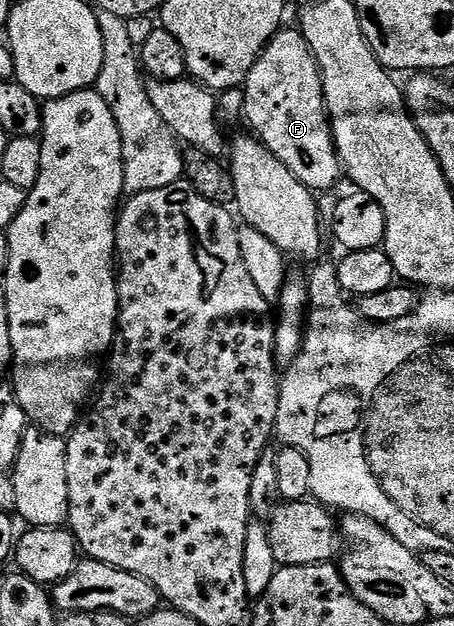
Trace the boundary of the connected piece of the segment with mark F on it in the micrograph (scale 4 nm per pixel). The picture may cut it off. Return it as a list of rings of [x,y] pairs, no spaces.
[[[281,28],[268,41],[243,83],[243,120],[252,124],[251,132],[308,189],[332,189],[342,177],[336,156],[332,123],[324,106],[320,68],[299,28]]]

